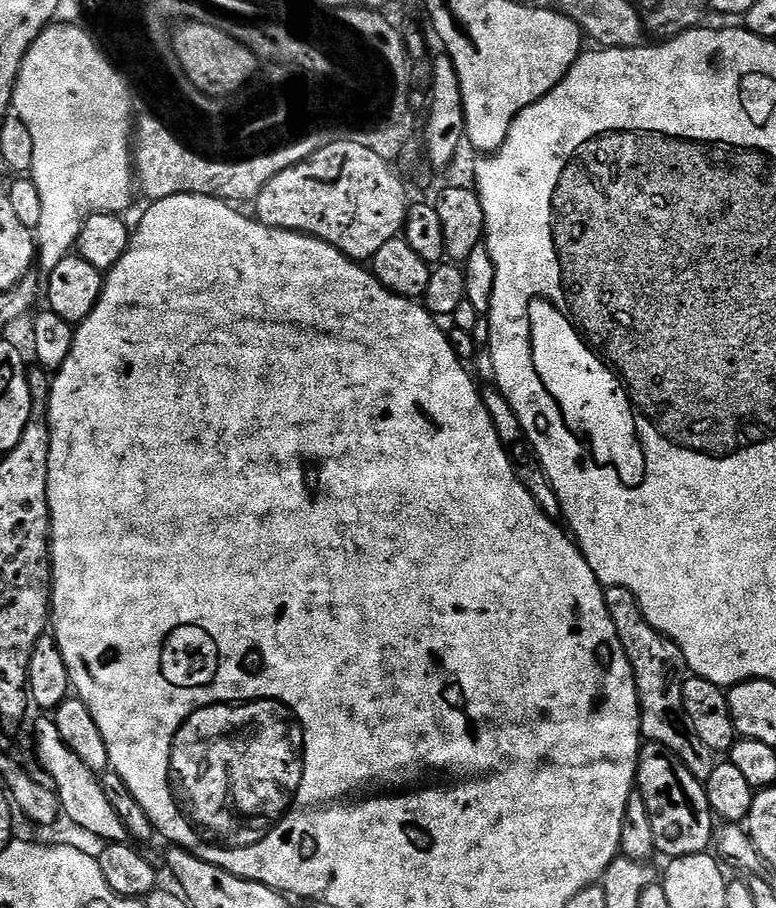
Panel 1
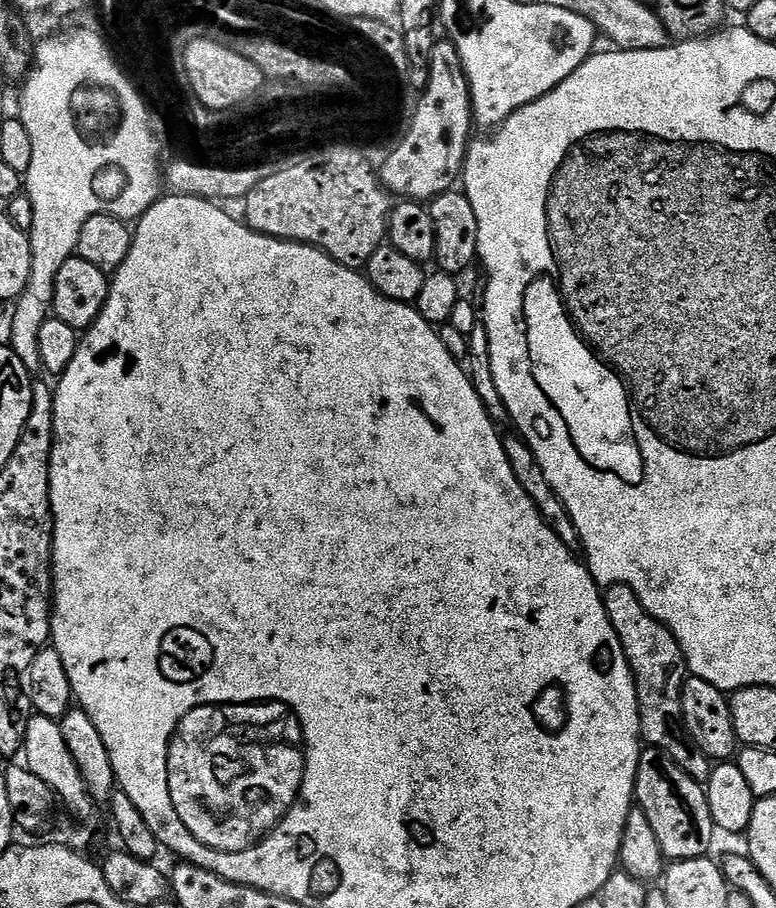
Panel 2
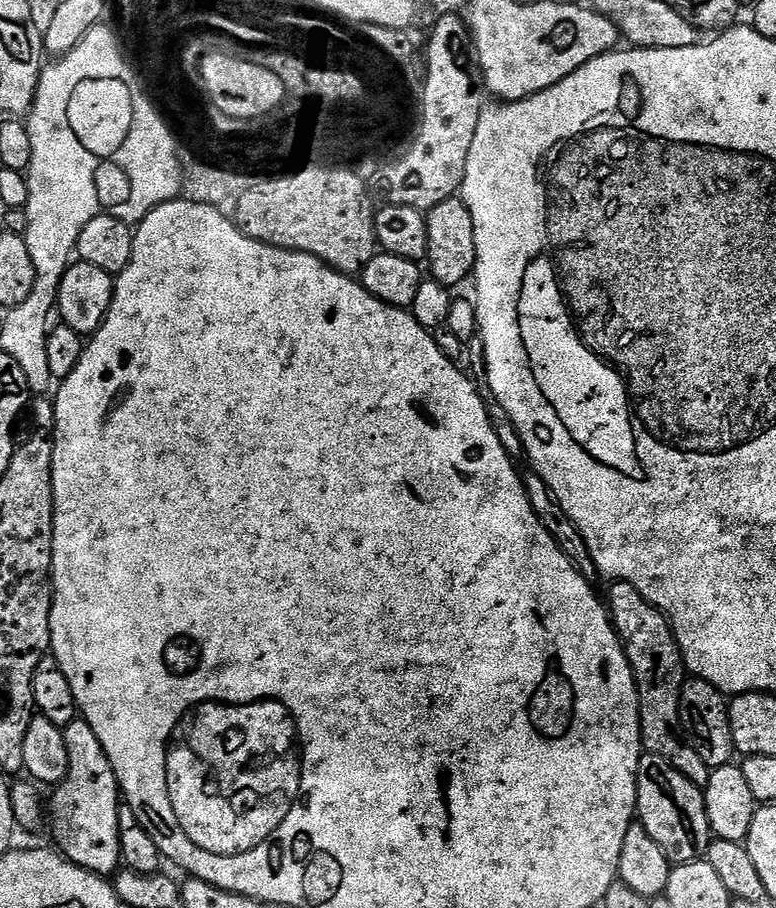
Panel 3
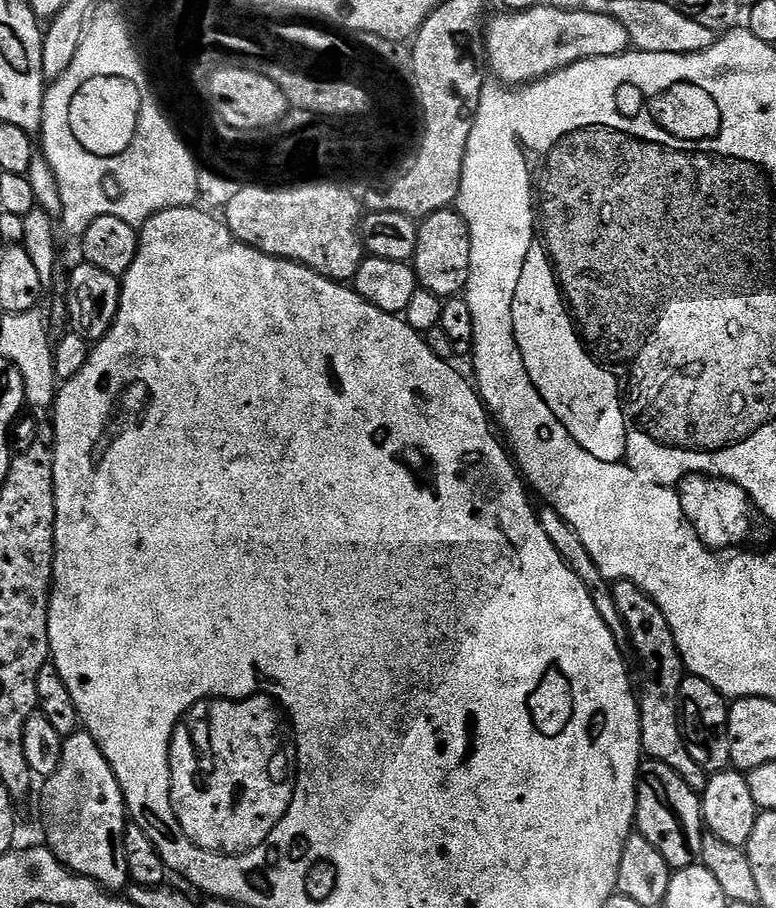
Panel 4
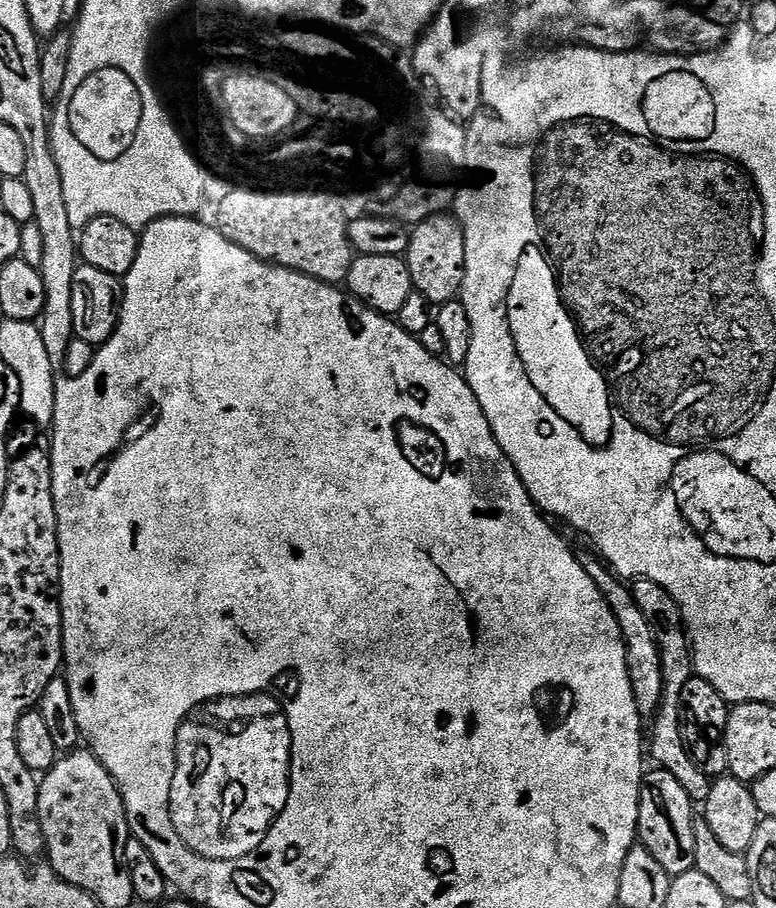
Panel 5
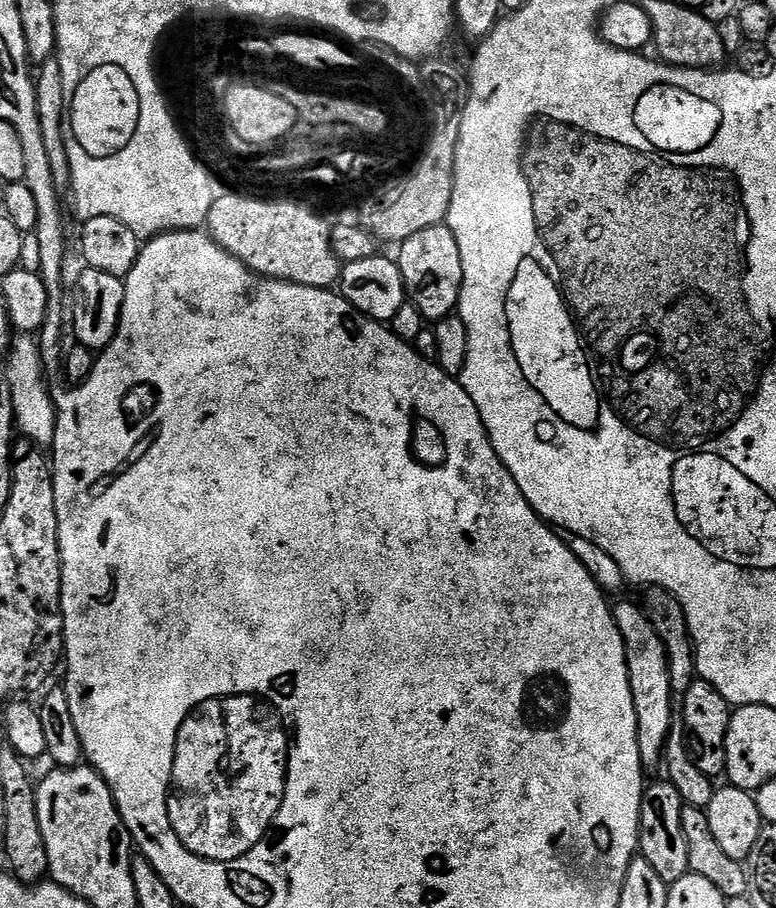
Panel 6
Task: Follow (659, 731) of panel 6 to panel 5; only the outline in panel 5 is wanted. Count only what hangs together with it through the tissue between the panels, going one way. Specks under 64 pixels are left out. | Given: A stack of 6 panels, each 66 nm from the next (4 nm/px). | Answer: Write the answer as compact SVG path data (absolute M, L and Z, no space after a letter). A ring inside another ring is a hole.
M581 555L579 557L580 564L586 570L586 574L590 574L590 578L596 583L601 595L604 596L605 603L608 604L609 611L612 612L613 618L616 620L617 627L620 628L620 639L626 646L626 662L628 663L630 682L641 717L655 717L664 698L664 668L660 665L660 645L657 633L655 631L652 633L652 628L648 625L651 624L649 617L645 616L644 612L637 607L629 585L617 579L595 555L592 556Z

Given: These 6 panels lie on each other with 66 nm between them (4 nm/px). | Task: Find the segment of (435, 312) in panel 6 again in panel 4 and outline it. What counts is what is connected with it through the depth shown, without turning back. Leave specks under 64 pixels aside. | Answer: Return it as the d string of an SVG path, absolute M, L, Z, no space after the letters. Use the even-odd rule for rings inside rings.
M444 208L424 217L418 224L418 246L414 257L416 283L441 298L456 298L467 289L470 270L470 230L459 211Z

